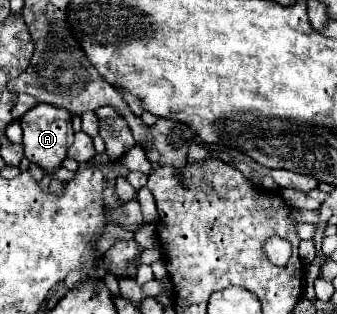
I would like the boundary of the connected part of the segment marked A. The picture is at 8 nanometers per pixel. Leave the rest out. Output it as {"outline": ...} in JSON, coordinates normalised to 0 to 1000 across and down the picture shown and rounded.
{"outline":[[[110,331],[92,357],[80,357],[62,376],[62,401],[68,401],[74,503],[86,503],[86,516],[122,529],[134,554],[157,554],[169,535],[181,535],[187,510],[199,503],[199,478],[217,452],[211,363],[199,363],[199,350],[163,350],[163,338]]]}

